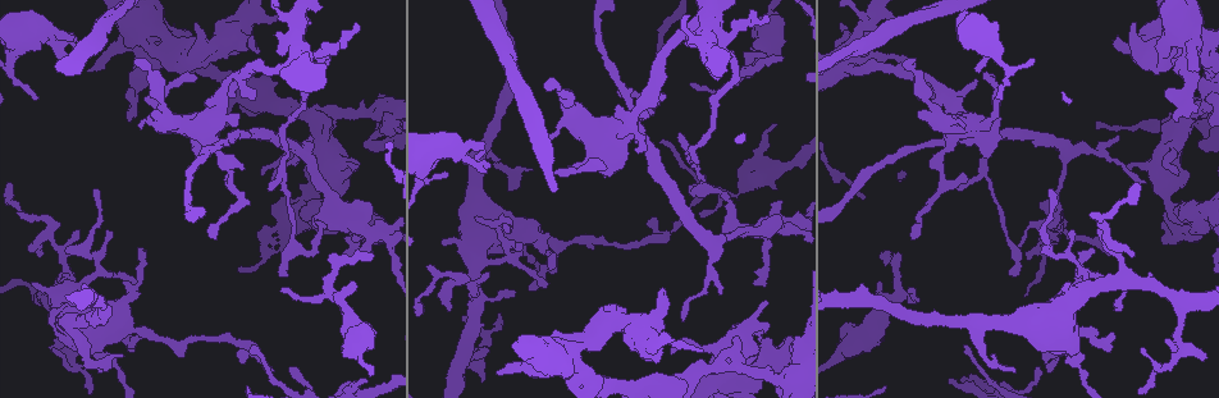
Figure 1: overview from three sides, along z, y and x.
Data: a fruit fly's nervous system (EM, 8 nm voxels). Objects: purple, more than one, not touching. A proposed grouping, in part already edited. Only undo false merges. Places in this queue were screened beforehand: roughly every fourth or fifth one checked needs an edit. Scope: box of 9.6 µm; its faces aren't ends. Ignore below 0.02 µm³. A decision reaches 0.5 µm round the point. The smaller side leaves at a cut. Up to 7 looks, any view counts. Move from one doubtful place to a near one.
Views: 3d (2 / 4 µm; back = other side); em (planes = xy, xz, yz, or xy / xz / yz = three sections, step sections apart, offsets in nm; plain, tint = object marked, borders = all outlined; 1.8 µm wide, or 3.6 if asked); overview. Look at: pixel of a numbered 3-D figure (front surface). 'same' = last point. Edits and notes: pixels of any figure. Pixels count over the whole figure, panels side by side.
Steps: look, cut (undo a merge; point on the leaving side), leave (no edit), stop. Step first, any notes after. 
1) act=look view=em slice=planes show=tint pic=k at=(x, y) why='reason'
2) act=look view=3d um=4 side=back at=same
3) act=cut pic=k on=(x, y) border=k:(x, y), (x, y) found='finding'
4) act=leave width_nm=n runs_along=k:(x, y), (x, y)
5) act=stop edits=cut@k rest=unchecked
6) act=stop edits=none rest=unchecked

act=look view=3d um=4 pic=1 at=(658, 351) why='sharp bend'

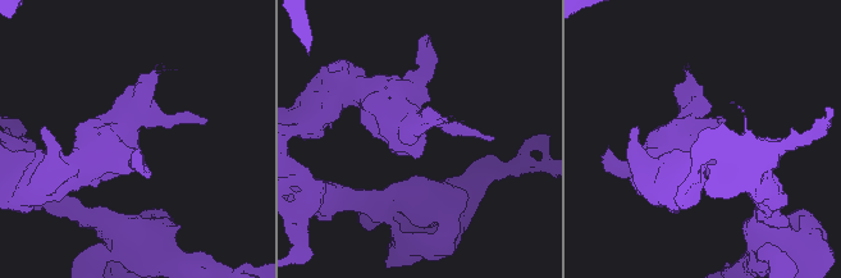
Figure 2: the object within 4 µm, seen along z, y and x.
act=look view=em slice=planes show=tint pic=2 at=(417, 141) why='now the EM'

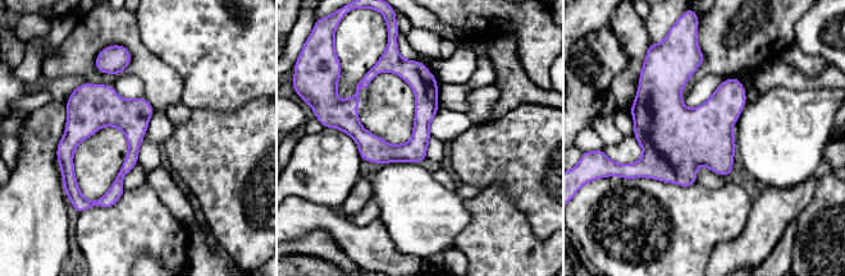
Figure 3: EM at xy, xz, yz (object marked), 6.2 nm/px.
act=leave runs_along=3:(433, 78), (382, 68), (357, 90), (345, 122) found='continuous, no second neuron'

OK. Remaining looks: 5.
act=look view=3d um=4 side=back pic=1 at=(575, 368) why='thick turns thin'

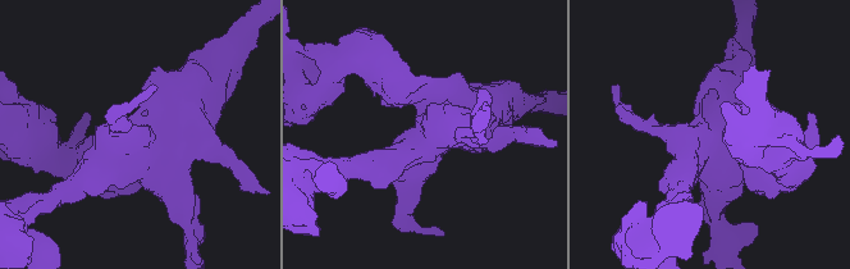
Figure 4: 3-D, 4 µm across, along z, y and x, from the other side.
act=look view=em um=3.6 slice=planes show=tint pic=4 at=(710, 132) why='now the EM'

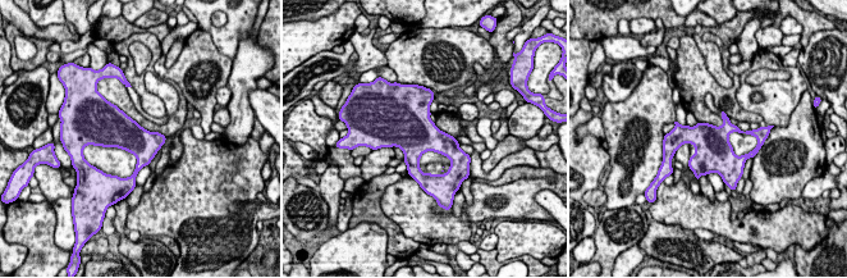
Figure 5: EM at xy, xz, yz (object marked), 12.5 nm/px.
act=leave found='all the same neuron'

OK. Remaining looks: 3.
act=look view=em slice=planes show=tint pic=1 at=(308, 117) why='three arms meet'

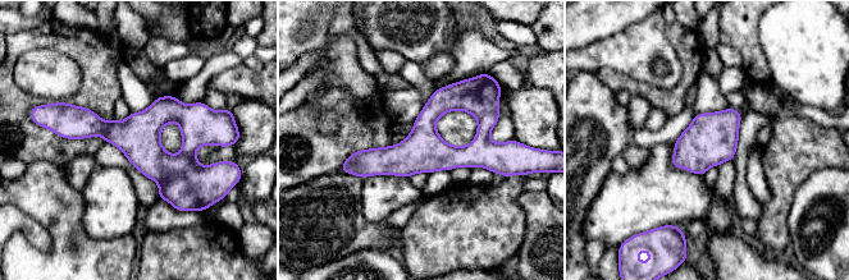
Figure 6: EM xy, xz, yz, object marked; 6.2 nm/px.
act=leave width_nm=280 runs_along=6:(59, 129), (185, 115), (211, 137) found='all the same neuron'

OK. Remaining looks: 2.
act=stop edits=none rest=unchecked

